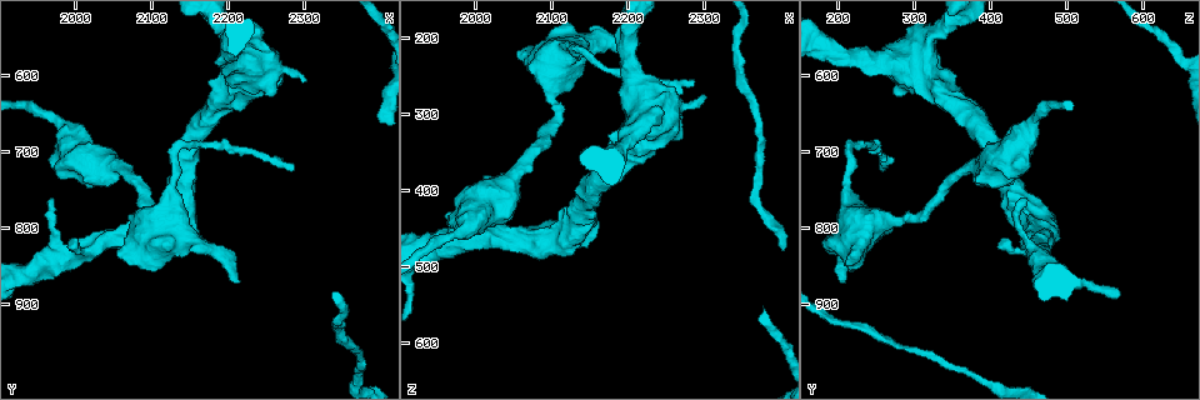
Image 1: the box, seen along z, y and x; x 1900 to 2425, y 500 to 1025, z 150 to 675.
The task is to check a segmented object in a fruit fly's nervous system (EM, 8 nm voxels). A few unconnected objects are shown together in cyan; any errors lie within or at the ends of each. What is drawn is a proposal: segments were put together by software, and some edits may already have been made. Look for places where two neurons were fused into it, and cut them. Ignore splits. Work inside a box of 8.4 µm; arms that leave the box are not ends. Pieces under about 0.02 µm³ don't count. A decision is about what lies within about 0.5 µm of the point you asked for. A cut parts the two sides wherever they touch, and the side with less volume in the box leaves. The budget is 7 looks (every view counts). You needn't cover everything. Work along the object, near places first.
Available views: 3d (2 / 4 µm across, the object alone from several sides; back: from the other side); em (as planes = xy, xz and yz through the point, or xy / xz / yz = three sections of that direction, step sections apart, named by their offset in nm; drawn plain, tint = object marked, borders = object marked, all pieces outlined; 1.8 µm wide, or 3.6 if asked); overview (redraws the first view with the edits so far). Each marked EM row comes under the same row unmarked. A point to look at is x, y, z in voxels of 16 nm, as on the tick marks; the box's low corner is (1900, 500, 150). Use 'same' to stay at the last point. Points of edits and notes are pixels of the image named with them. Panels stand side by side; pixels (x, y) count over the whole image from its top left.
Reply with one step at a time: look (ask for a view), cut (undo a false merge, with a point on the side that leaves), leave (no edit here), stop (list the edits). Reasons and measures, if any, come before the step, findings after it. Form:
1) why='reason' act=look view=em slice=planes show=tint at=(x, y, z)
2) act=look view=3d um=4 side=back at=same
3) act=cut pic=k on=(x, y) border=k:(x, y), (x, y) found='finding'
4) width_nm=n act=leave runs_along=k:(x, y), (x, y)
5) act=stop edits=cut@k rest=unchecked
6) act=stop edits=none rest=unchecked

why='thick turns thin' act=look view=em slice=planes show=tint at=(1985, 840, 460)

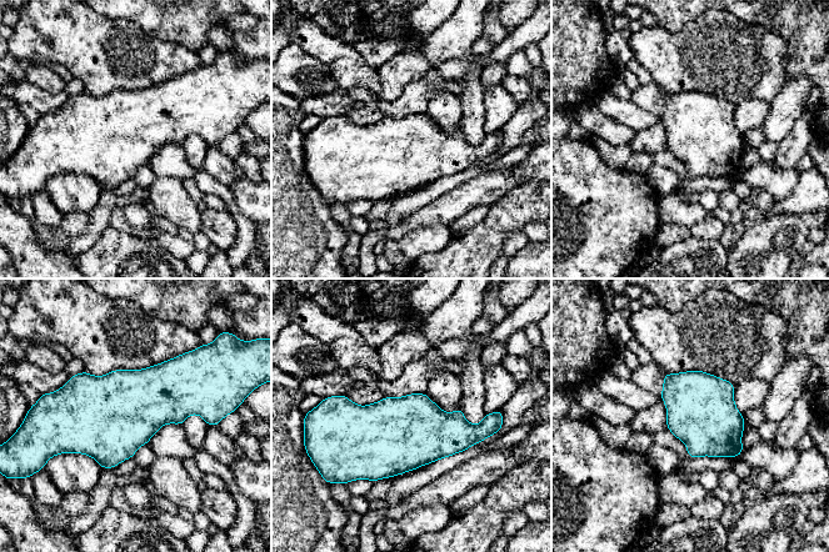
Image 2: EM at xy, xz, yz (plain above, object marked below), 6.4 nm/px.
act=leave found='all the same neuron'

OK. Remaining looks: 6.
why='calibre changes' act=look view=3d um=2 at=(2130, 725, 210)

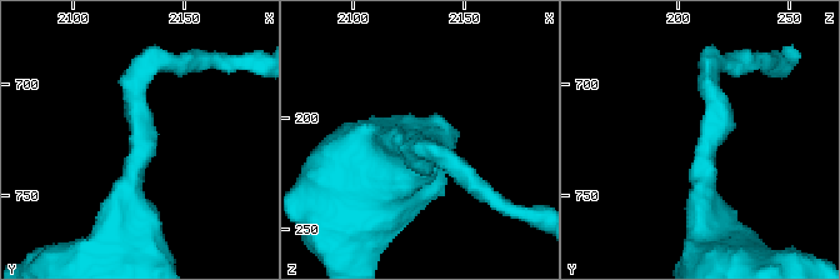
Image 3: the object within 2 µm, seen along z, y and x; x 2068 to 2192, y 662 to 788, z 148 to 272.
arm_widths_nm=160,440 act=look view=em slice=planes show=tint at=(2131, 725, 211)

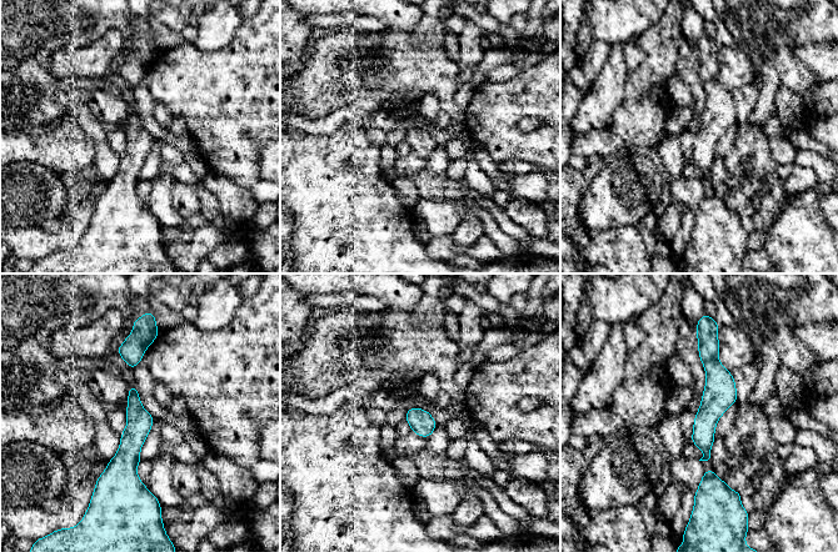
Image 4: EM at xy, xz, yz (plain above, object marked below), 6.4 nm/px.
act=leave runs_along=4:(707, 339), (713, 406), (706, 456) found='continuous, no second neuron'

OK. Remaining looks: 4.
act=look view=em um=3.6 slice=planes show=borders at=(2210, 565, 315)

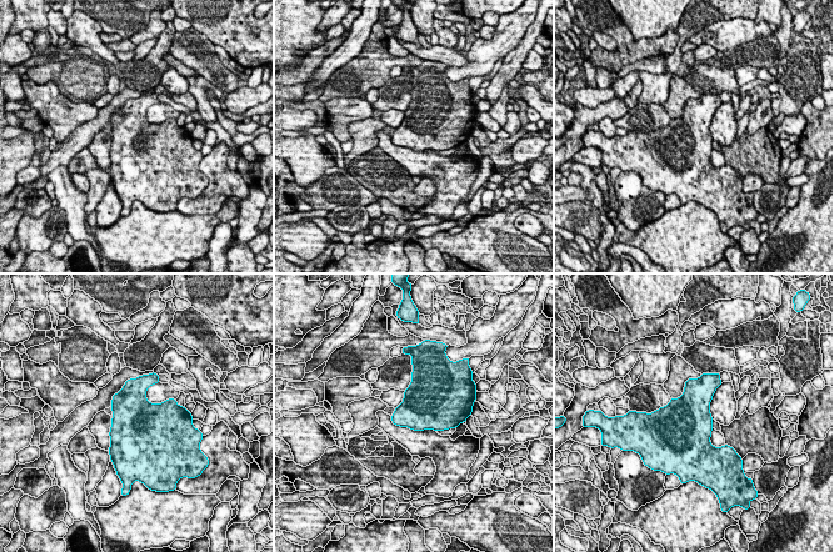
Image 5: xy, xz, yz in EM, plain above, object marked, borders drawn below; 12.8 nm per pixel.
act=leave found='all the same neuron'

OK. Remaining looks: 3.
act=stop edits=none rest=unchecked

